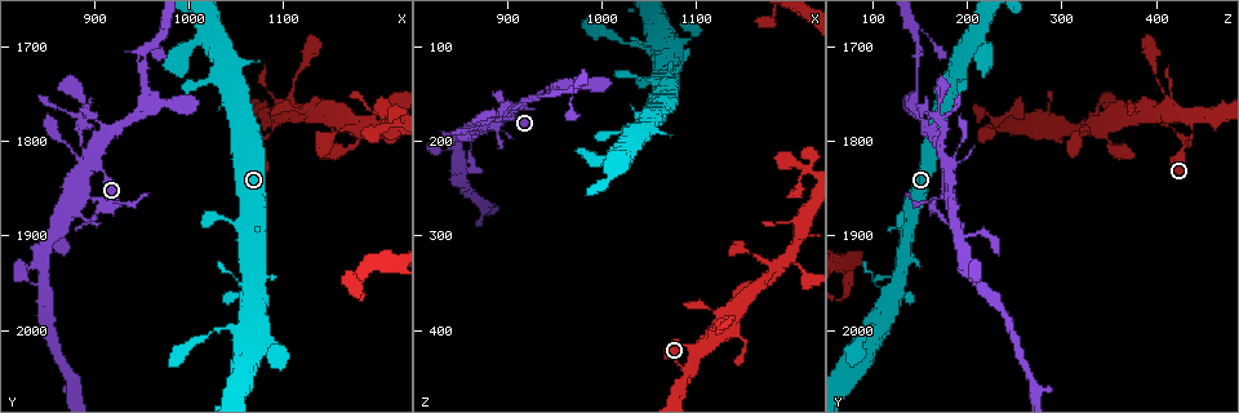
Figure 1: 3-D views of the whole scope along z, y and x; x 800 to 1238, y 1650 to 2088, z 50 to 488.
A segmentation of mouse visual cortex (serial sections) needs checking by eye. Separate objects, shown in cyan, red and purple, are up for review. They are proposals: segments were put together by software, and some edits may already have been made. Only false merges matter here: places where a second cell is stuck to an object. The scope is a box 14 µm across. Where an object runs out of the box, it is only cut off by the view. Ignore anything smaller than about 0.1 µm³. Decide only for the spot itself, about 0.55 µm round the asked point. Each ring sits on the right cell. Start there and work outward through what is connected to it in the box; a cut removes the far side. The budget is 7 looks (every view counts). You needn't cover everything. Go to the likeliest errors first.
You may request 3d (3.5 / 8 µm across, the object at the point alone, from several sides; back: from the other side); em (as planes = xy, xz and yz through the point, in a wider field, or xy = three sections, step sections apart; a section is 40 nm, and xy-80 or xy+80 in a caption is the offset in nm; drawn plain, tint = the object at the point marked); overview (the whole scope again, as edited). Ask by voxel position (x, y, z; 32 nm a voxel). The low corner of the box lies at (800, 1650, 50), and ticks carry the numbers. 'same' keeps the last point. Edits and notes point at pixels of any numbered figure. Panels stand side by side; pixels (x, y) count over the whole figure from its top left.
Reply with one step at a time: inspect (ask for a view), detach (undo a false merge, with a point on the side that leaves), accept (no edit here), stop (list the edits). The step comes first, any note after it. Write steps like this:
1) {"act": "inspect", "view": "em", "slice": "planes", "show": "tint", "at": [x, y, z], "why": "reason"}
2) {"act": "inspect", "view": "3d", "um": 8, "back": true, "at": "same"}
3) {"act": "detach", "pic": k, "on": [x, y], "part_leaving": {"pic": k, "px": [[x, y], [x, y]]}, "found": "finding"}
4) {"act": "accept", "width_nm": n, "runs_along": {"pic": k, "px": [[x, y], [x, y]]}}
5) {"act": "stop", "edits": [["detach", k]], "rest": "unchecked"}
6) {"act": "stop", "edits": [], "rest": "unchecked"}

{"act": "inspect", "view": "3d", "um": 3.5, "at": [905, 1825, 175], "why": "two arms at a narrow angle"}

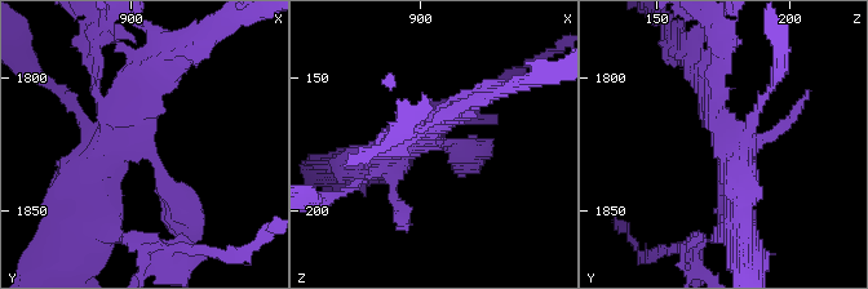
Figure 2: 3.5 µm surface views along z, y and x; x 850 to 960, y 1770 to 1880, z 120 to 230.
{"act": "inspect", "view": "em", "slice": "xy", "step": 5, "show": "tint", "at": [903, 1825, 175], "why": "need the tissue"}

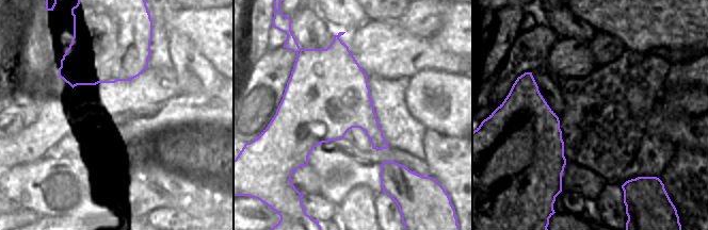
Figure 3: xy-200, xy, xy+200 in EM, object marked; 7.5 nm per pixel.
{"act": "accept", "runs_along": {"pic": 2, "px": [[178, 214], [142, 143], [102, 159], [91, 199]]}, "found": "continuous, no second cell"}

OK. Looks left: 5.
{"act": "inspect", "view": "3d", "um": 3.5, "at": [890, 1770, 170]}

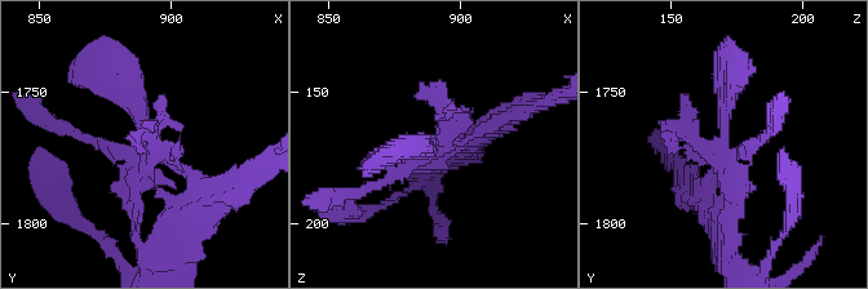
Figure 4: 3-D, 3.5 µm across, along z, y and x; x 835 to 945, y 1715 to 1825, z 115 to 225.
{"act": "inspect", "view": "em", "slice": "xy", "step": 5, "show": "tint", "at": [891, 1766, 170], "why": "shape alone is not enough"}

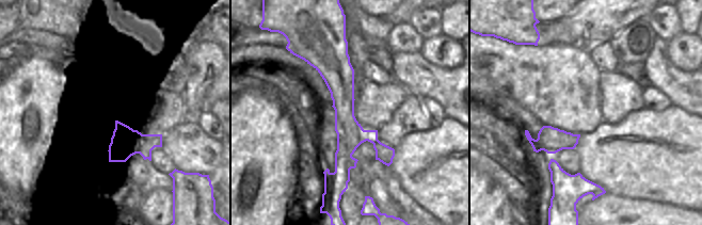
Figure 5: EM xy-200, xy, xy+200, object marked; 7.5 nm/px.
{"act": "accept", "runs_along": {"pic": 4, "px": [[134, 217], [142, 110], [98, 71]]}, "found": "one cell here"}

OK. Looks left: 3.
{"act": "inspect", "view": "3d", "um": 3.5, "at": [1185, 1785, 335], "why": "looks like a crossing"}

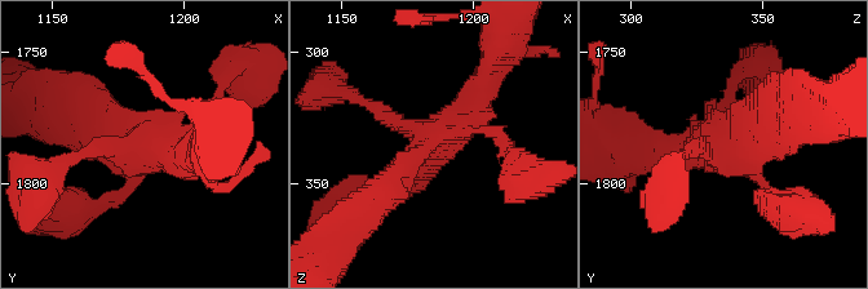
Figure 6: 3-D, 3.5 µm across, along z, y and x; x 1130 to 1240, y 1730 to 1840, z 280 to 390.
{"act": "inspect", "view": "em", "slice": "planes", "show": "plain", "at": [1184, 1788, 335], "why": "shape alone is not enough"}

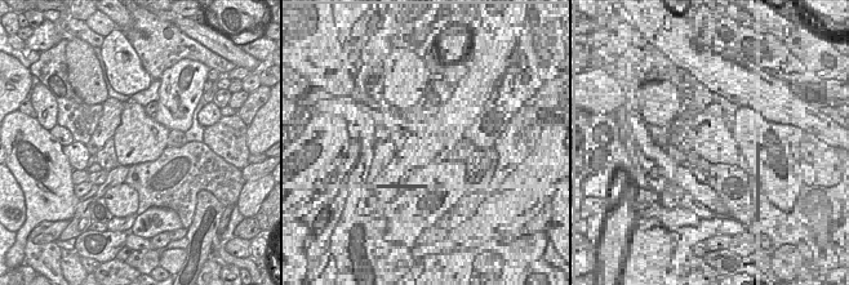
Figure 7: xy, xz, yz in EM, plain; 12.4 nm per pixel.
{"act": "inspect", "view": "em", "slice": "planes", "show": "tint", "at": "same", "why": "where the object lies"}

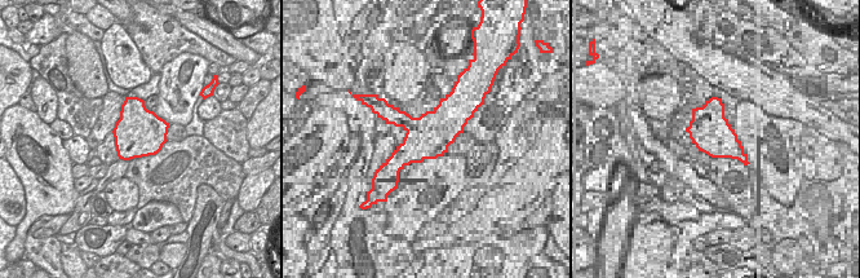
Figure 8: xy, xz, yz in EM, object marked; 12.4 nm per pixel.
{"act": "accept", "found": "one cell here"}

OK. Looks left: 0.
{"act": "stop", "edits": [], "rest": "unchecked"}

